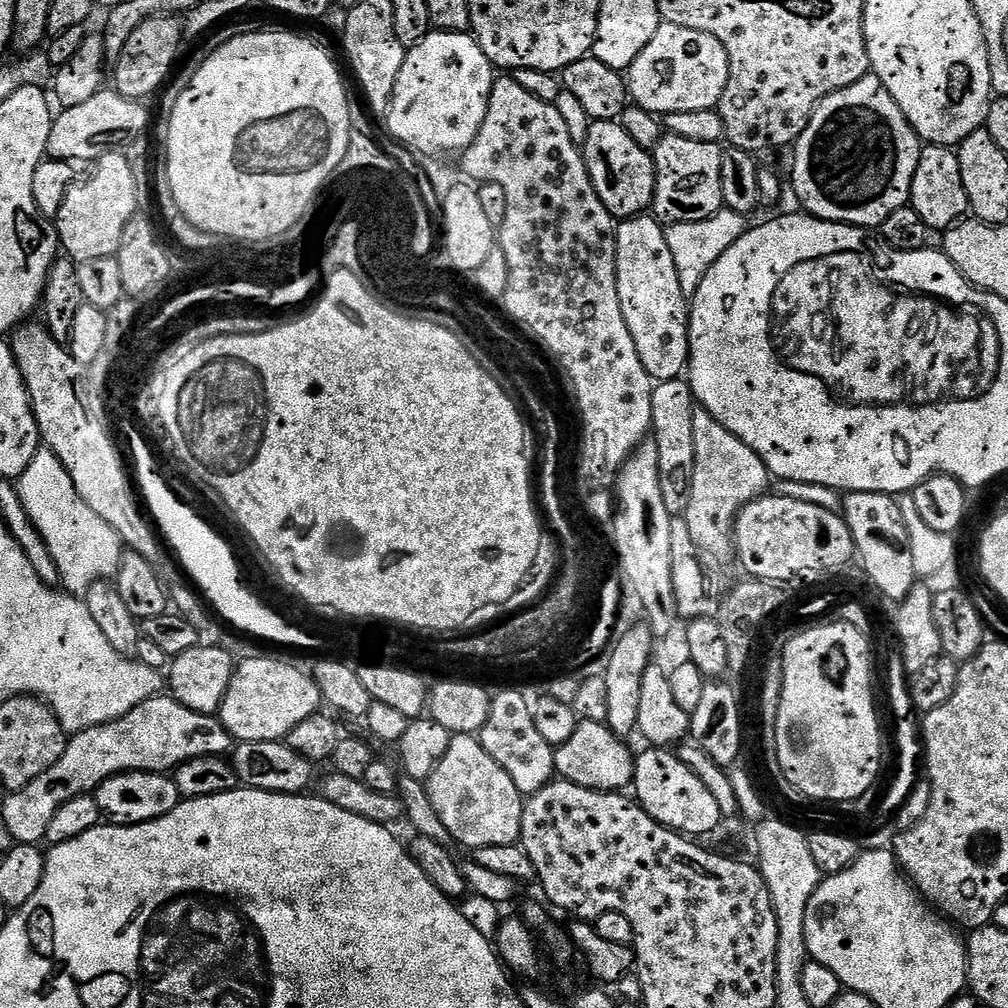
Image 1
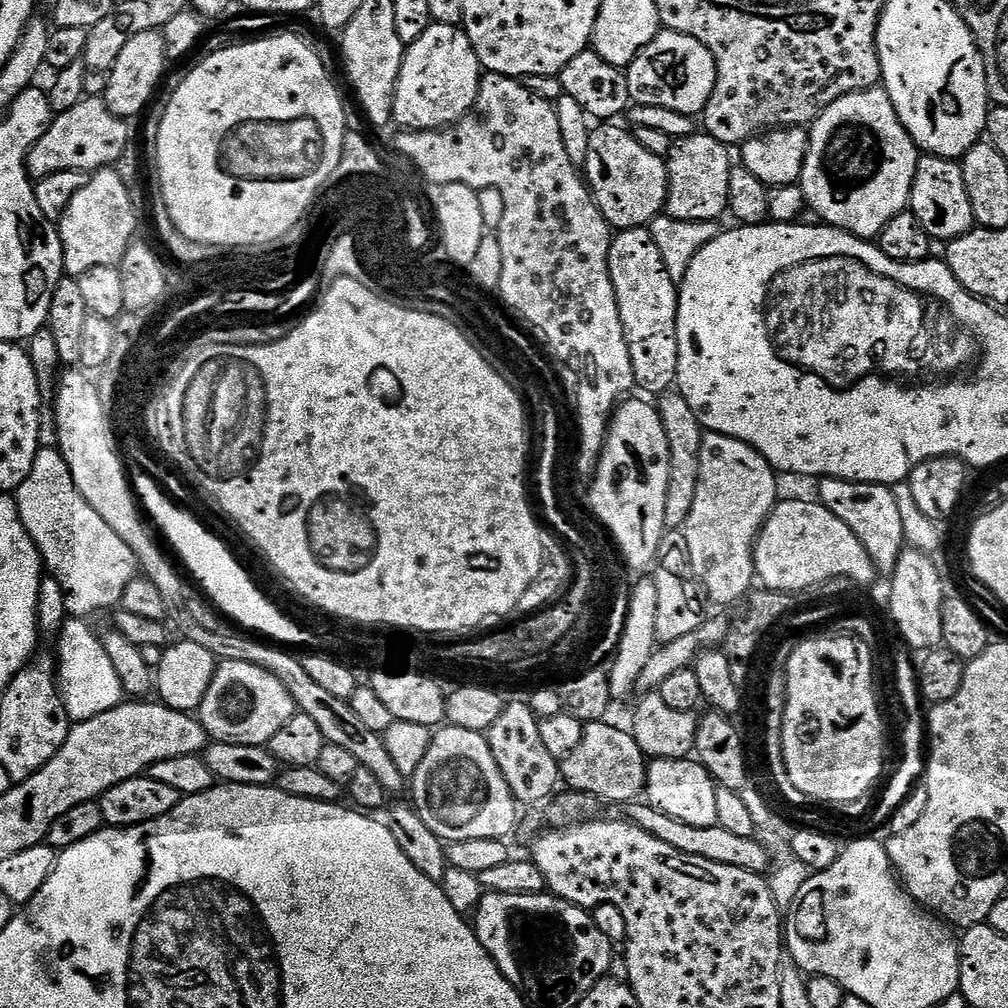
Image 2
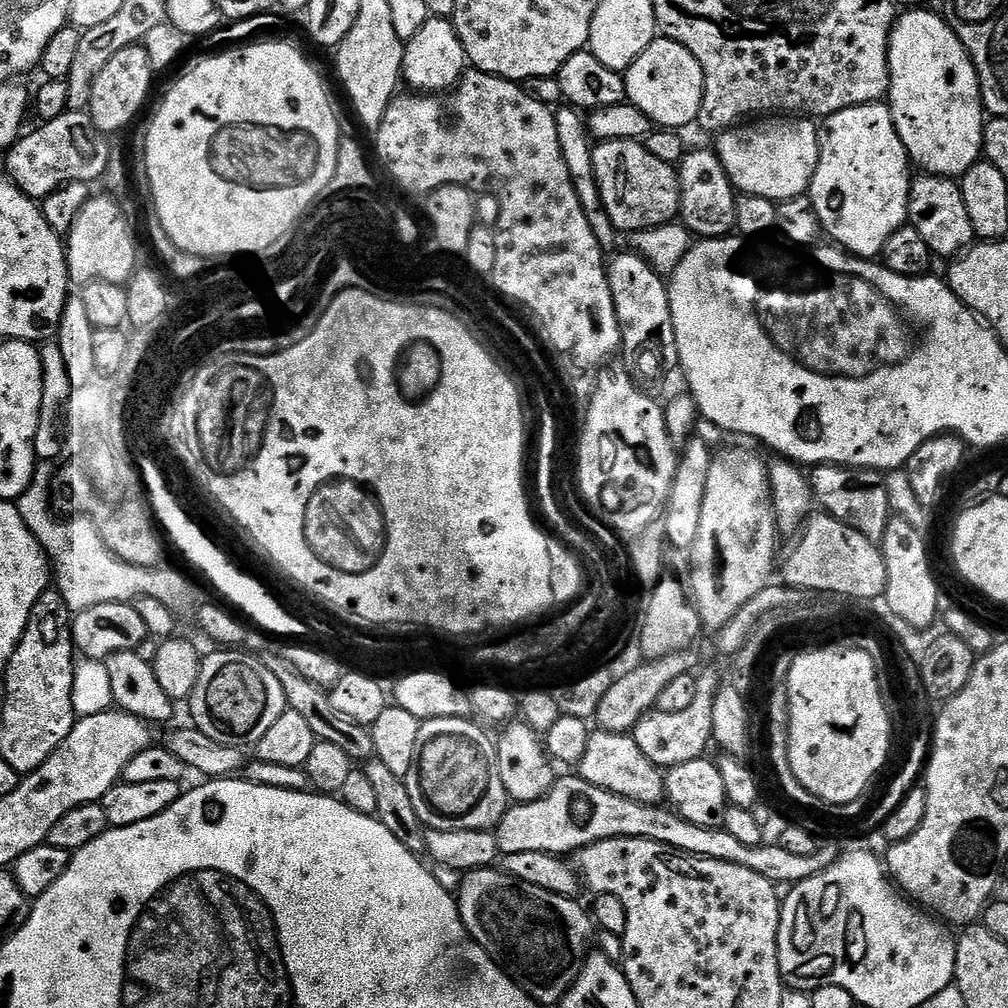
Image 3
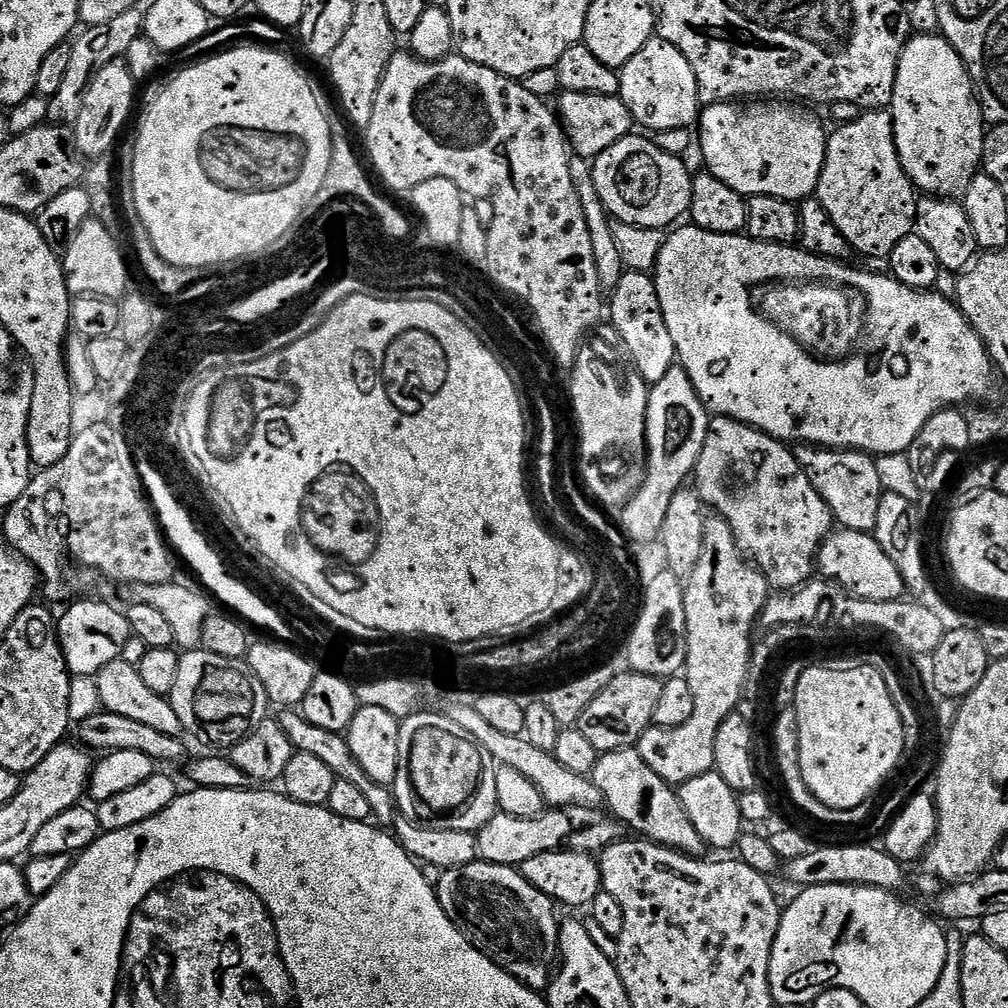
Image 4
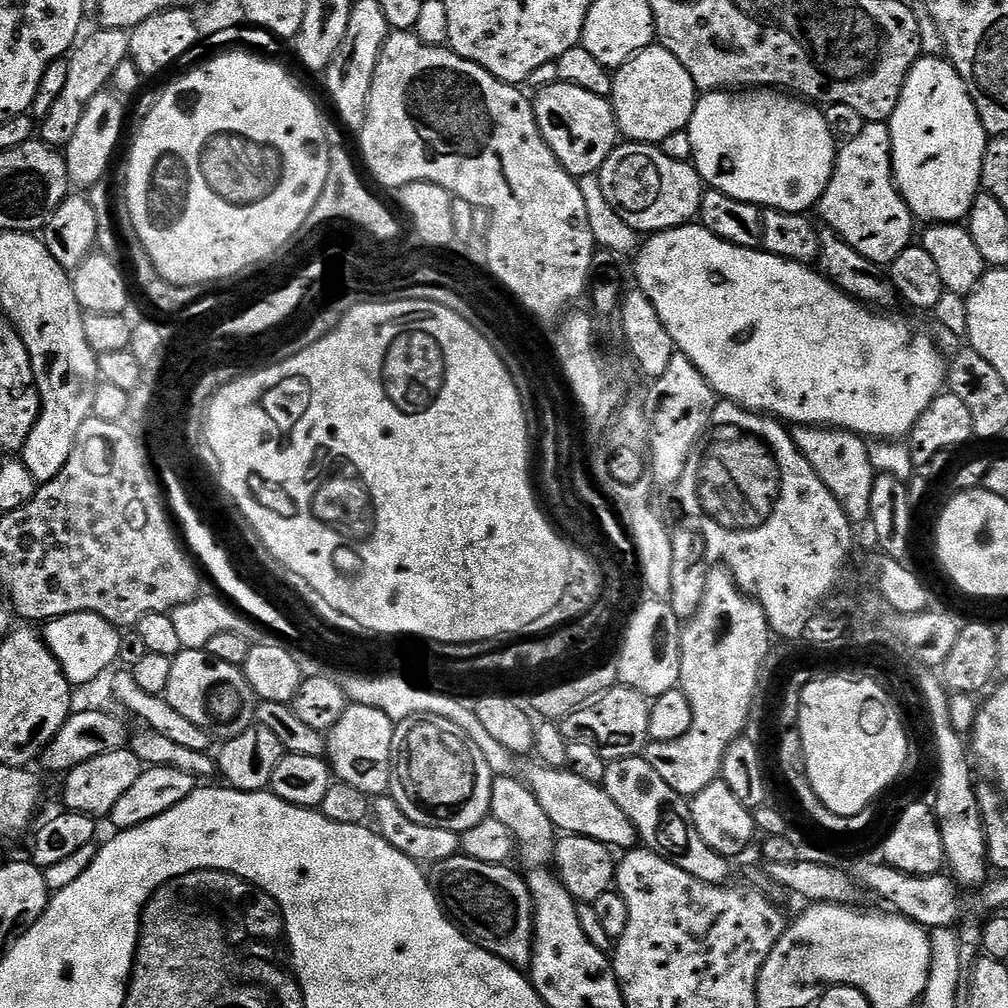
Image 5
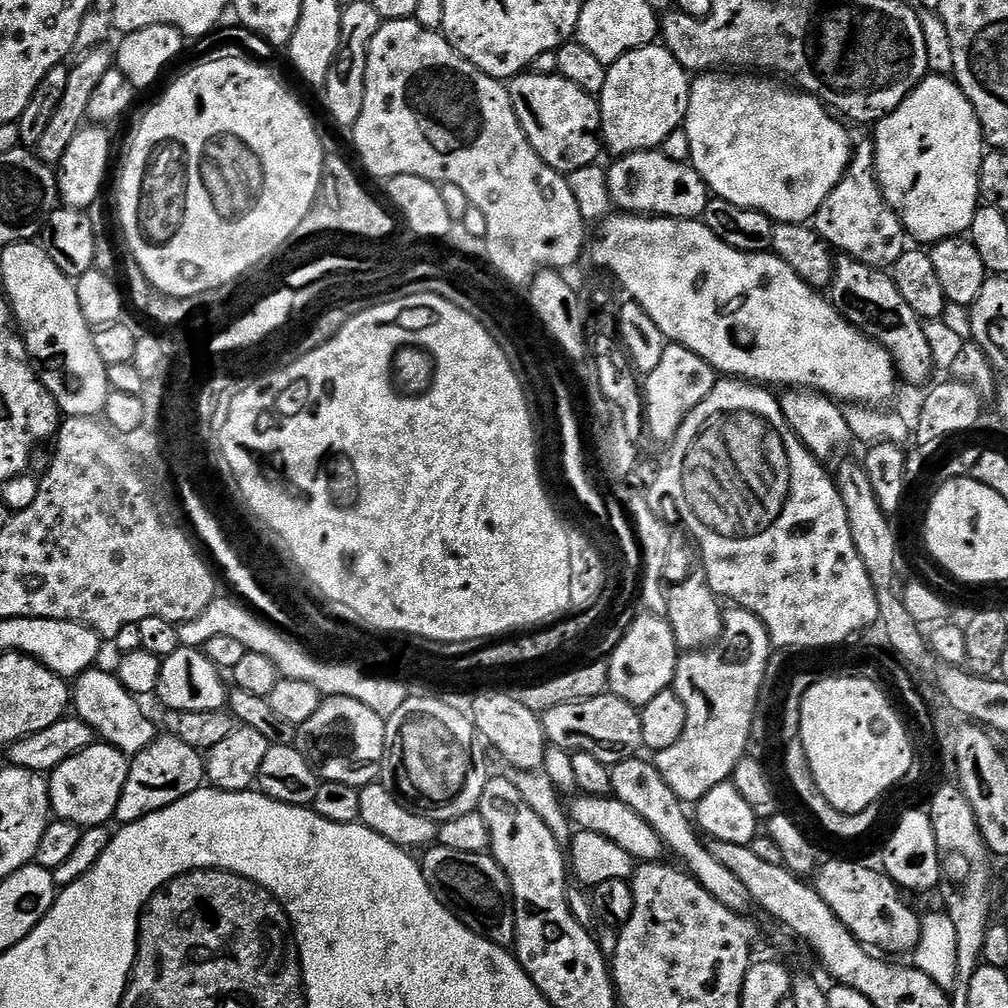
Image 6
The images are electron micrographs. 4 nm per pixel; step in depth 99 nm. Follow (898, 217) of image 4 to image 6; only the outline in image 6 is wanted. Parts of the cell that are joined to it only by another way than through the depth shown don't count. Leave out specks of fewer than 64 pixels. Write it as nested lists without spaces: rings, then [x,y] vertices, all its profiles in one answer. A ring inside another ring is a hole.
[[[871,143],[855,145],[852,160],[848,164],[848,169],[844,171],[844,176],[838,182],[838,186],[834,186],[826,202],[822,202],[822,206],[816,211],[814,227],[818,235],[837,253],[853,256],[855,260],[869,264],[871,268],[891,269],[892,264],[898,262],[898,258],[906,251],[906,233],[902,222],[886,202],[880,183],[876,180],[876,149]]]

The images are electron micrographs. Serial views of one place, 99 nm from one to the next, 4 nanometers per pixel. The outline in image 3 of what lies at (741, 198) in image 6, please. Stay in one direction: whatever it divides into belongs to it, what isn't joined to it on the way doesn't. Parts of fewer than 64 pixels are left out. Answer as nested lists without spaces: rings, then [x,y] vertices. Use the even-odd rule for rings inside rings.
[[[776,118],[773,120],[776,121],[773,124],[766,125],[764,128],[766,135],[773,136],[776,139],[773,144],[752,144],[749,146],[748,152],[735,152],[731,144],[731,135],[733,133],[725,130],[715,137],[716,145],[714,145],[714,151],[720,157],[726,174],[740,192],[758,194],[762,198],[770,198],[779,202],[781,200],[789,200],[795,196],[805,195],[811,189],[814,164],[814,128],[812,132],[813,121],[808,118]]]

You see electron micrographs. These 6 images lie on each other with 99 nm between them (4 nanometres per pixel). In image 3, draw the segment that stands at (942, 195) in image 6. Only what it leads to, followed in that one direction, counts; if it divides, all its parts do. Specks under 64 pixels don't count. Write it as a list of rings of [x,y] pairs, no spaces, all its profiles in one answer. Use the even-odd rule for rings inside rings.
[[[916,8],[905,16],[903,13],[892,26],[888,69],[892,85],[888,87],[886,100],[892,109],[892,121],[902,138],[902,146],[906,146],[908,151],[909,161],[929,176],[963,177],[981,159],[986,109],[980,99],[980,79],[972,56],[962,46],[958,34],[954,34],[939,11],[927,12],[924,8]]]

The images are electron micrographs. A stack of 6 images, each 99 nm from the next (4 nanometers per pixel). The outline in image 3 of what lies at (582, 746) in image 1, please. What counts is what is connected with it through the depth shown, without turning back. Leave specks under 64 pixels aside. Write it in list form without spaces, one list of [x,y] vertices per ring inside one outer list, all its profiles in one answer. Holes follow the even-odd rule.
[[[593,731],[586,758],[578,766],[578,775],[586,782],[599,788],[610,790],[622,798],[628,798],[638,804],[660,806],[665,803],[665,773],[660,765],[650,762],[642,750],[638,750],[635,735],[623,732]]]

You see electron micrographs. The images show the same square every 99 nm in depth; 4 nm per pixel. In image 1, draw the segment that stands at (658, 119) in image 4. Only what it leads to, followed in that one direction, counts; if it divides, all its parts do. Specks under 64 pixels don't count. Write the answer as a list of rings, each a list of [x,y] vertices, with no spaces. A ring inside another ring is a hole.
[[[661,23],[654,38],[634,58],[632,65],[626,69],[628,95],[635,107],[645,108],[653,114],[670,112],[693,112],[694,110],[713,110],[719,105],[722,94],[726,90],[726,82],[730,74],[730,62],[722,42],[705,32],[683,28],[677,24]]]

